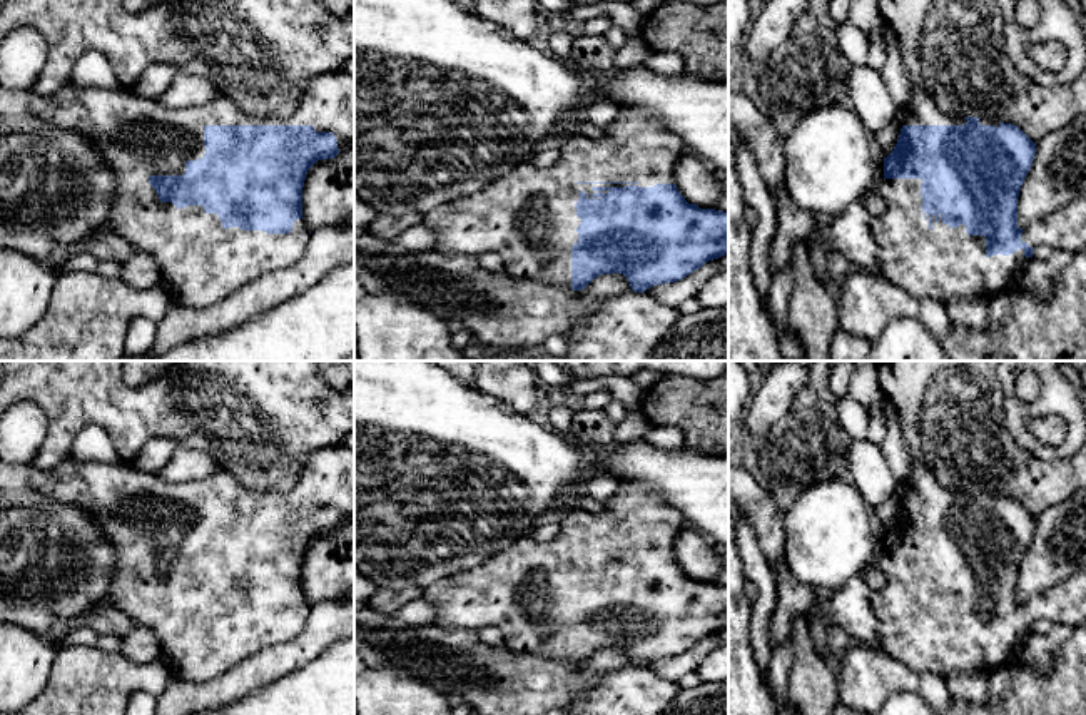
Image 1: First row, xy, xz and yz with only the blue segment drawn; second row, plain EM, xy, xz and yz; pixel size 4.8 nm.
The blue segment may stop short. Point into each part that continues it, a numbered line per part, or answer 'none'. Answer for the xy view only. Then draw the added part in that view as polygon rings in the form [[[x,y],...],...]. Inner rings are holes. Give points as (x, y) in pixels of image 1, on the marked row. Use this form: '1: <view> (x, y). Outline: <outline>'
1: xy (201, 263). Outline: [[[344,70],[312,77],[299,107],[287,119],[247,115],[224,95],[197,107],[169,109],[159,99],[139,97],[125,89],[85,89],[69,82],[47,97],[35,89],[0,87],[0,137],[27,124],[48,122],[89,137],[114,172],[117,189],[105,227],[122,236],[137,252],[157,261],[172,301],[204,309],[274,269],[296,264],[306,254],[309,227],[304,219],[297,219],[289,234],[224,229],[219,216],[206,214],[202,205],[177,209],[172,202],[162,202],[149,177],[182,175],[187,160],[202,159],[206,125],[312,125],[316,132],[332,132],[339,152],[354,147],[354,77]]]

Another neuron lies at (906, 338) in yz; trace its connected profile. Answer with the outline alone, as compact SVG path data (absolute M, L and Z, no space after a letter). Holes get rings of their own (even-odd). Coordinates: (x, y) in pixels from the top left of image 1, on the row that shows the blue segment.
M916 317L892 319L870 344L865 361L951 361L932 332Z

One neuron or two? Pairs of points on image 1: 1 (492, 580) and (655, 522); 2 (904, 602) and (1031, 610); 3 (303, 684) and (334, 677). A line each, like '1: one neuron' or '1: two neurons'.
1: one neuron
2: one neuron
3: one neuron

